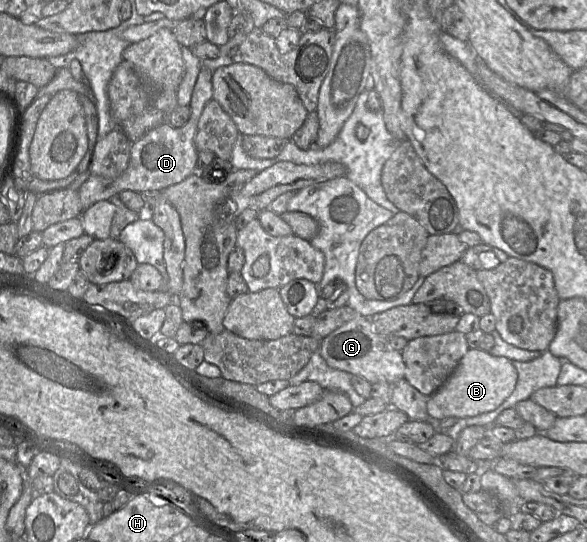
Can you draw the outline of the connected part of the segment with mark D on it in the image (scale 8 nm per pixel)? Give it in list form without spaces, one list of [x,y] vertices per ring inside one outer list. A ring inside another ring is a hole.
[[[202,67],[190,101],[190,117],[185,125],[174,128],[163,123],[132,143],[127,169],[117,178],[108,179],[91,175],[78,190],[82,212],[96,202],[109,200],[124,190],[139,193],[161,192],[197,172],[198,150],[194,144],[197,126],[206,104],[213,99],[212,73]]]

